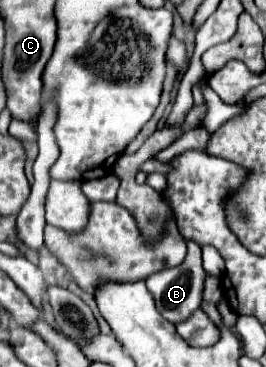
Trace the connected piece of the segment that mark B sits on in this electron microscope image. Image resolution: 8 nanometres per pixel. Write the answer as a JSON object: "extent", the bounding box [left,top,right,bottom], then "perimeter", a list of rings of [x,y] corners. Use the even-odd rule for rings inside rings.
{"extent":[146,240,204,324],"perimeter":[[[188,240],[188,256],[186,260],[176,266],[176,268],[168,268],[168,270],[162,270],[158,274],[152,274],[148,280],[146,280],[146,286],[150,290],[150,294],[154,296],[156,300],[156,308],[158,312],[172,324],[178,324],[178,322],[184,322],[186,318],[190,318],[190,314],[194,310],[200,308],[200,302],[202,302],[202,290],[204,290],[204,268],[202,268],[202,256],[200,256],[200,246],[196,242],[190,242]]]}

